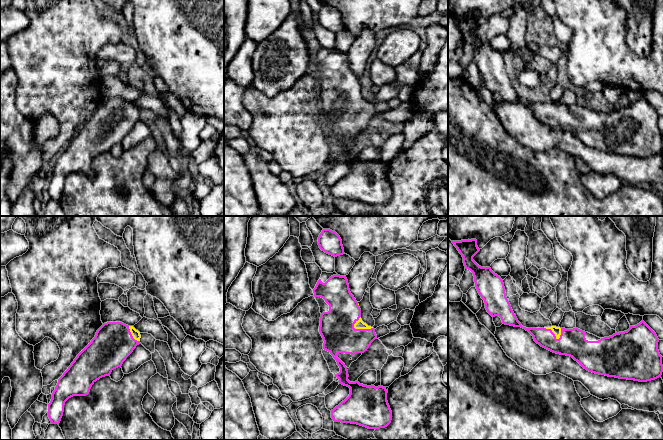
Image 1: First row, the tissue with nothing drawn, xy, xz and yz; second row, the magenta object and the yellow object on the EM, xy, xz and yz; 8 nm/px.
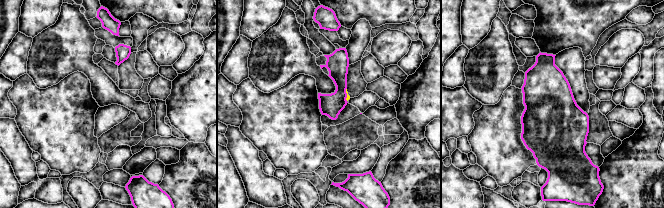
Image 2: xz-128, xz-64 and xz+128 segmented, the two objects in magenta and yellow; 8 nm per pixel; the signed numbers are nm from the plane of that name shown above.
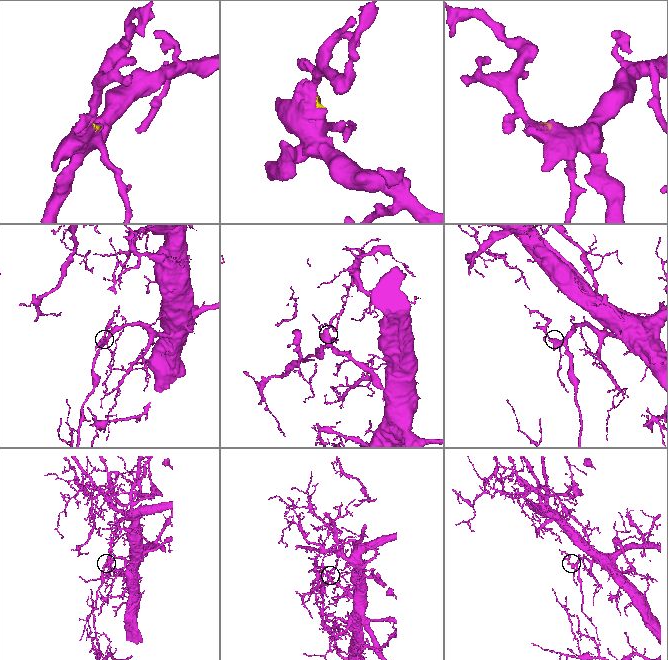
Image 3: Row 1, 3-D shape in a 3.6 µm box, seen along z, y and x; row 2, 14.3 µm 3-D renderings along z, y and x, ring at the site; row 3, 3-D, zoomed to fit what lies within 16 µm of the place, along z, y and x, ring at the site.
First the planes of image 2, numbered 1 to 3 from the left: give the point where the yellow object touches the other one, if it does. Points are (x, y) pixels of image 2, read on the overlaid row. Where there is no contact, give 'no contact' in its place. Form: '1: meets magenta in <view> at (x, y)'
1: no contact
2: meets magenta in xz-64 at (346, 94)
3: no contact

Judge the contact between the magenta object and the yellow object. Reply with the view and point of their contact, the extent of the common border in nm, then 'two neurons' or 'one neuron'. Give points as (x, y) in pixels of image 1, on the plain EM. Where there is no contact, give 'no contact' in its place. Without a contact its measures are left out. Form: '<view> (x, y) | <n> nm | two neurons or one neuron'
xz (362, 105) | 160 nm | one neuron

